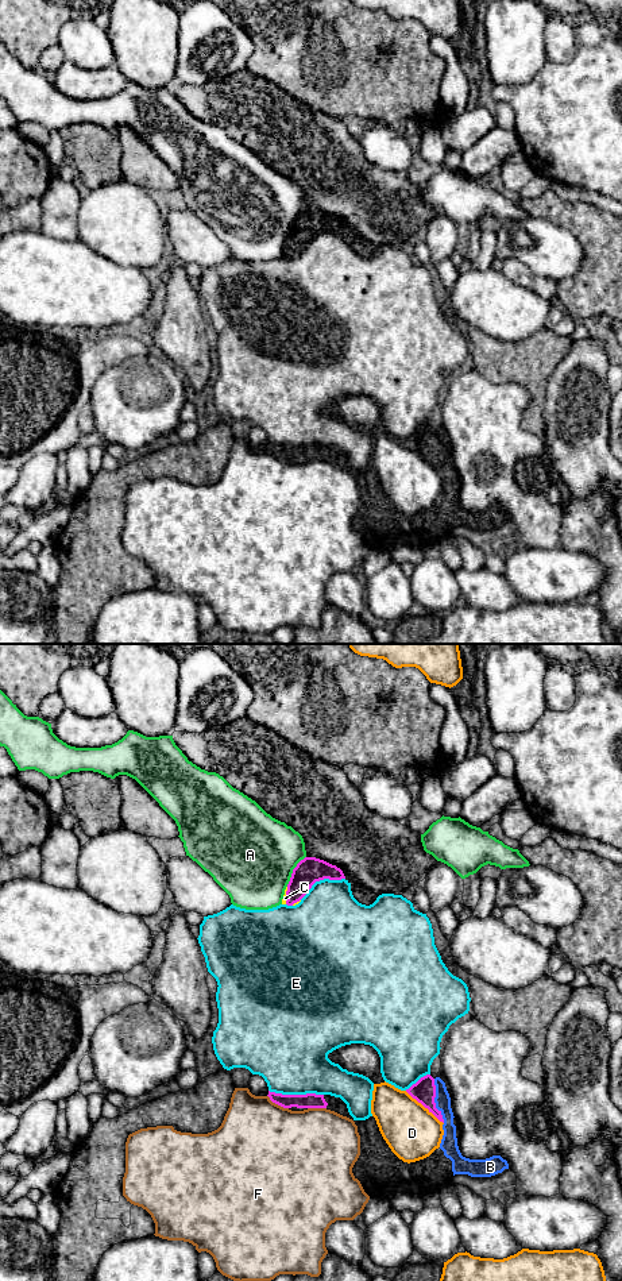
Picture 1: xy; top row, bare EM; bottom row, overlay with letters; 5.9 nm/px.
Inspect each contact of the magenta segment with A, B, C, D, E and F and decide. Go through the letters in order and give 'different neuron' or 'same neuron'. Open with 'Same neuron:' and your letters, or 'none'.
Same neuron: B, C
A: different neuron
B: same neuron
C: same neuron
D: different neuron
E: different neuron
F: different neuron

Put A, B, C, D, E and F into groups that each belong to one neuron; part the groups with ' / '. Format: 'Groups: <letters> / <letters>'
Groups: A / B C / D / E / F

